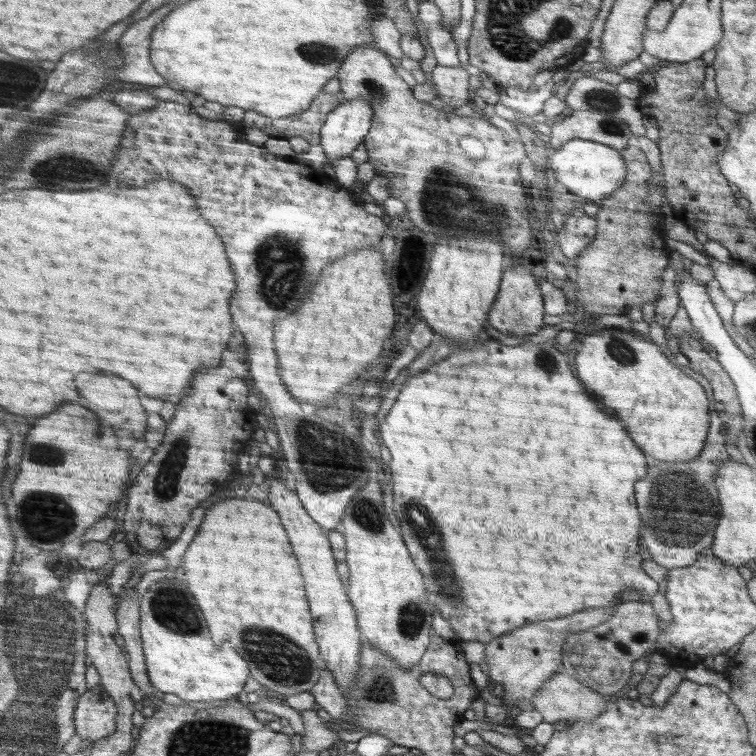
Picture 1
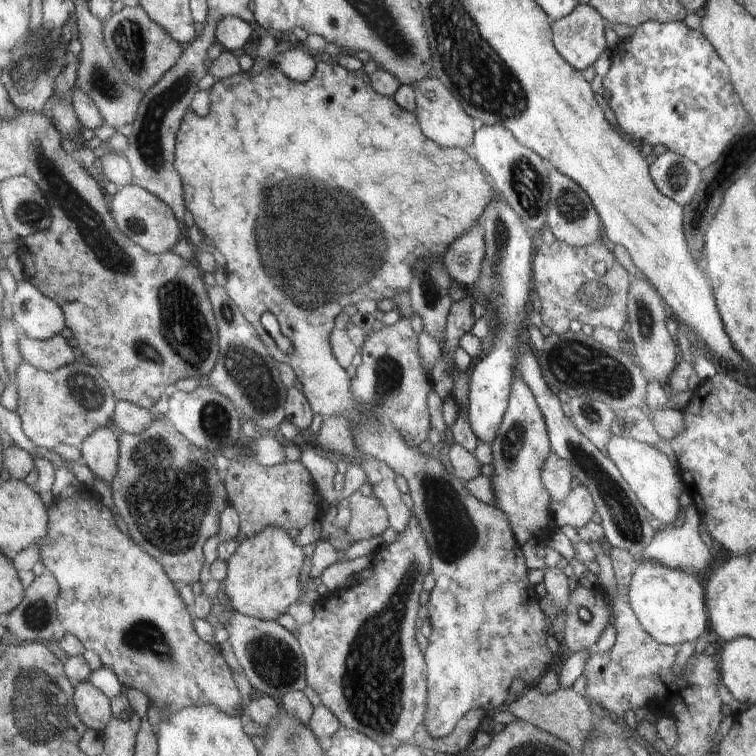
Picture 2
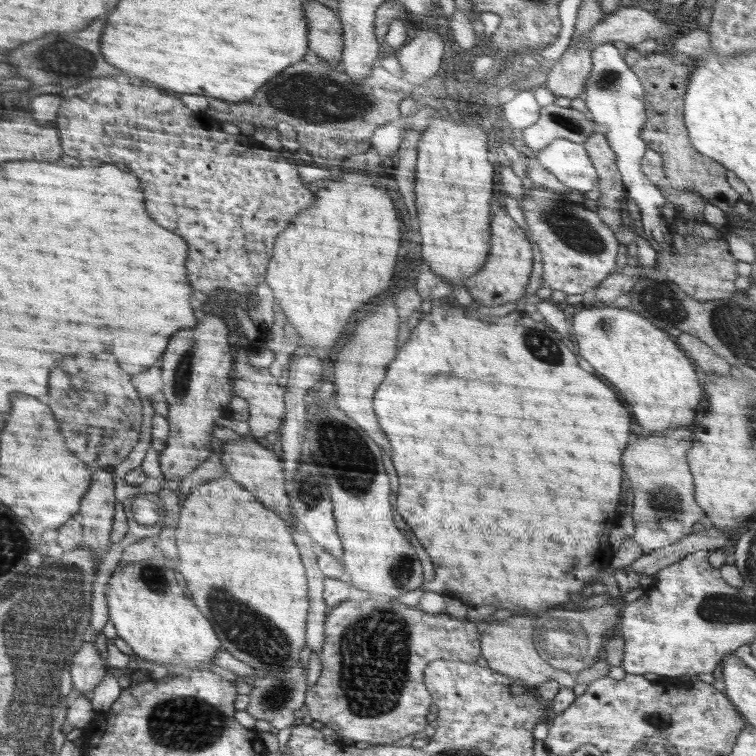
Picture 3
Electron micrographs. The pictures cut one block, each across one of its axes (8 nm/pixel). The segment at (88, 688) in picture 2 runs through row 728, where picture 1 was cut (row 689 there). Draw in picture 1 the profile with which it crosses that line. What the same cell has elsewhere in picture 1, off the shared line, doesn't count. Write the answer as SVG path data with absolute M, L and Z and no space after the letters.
M98 685L80 698L74 718L78 736L94 743L116 730L117 708L110 695Z

